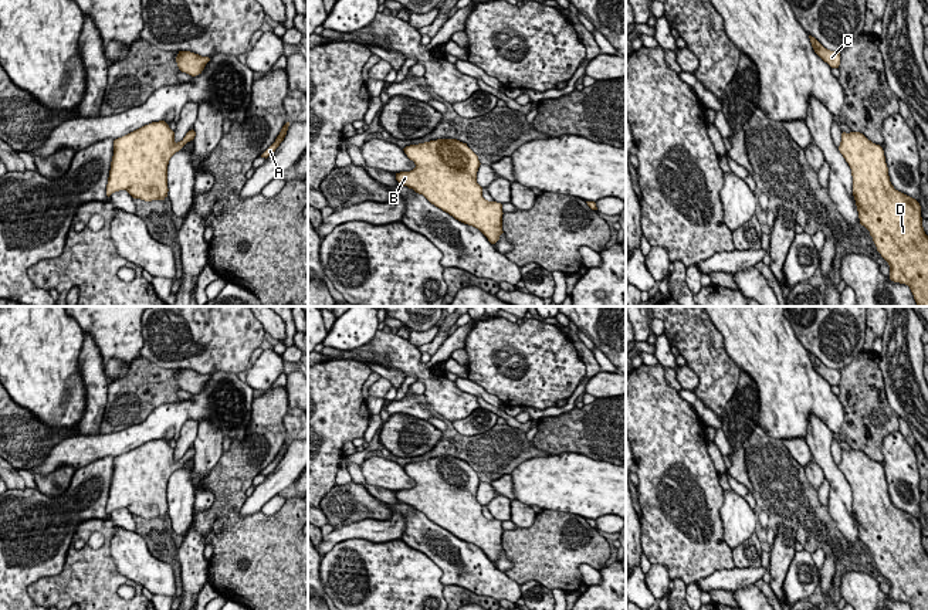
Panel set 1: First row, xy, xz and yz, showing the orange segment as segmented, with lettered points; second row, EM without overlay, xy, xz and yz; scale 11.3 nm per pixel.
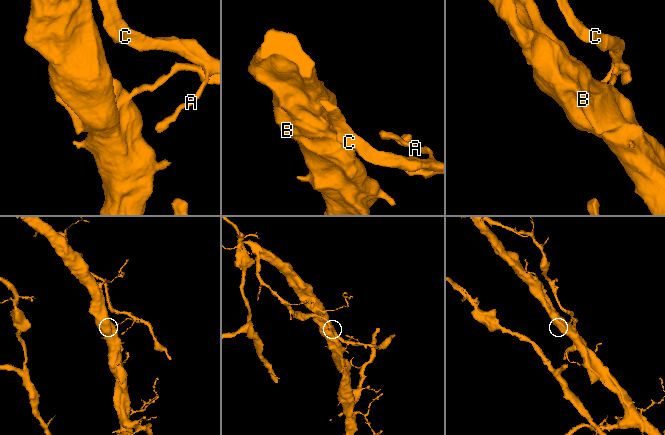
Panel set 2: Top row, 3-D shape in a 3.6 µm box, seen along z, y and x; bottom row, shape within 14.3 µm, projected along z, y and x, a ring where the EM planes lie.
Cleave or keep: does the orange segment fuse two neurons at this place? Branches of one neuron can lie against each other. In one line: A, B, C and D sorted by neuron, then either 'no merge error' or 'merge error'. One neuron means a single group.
A C / B D | merge error

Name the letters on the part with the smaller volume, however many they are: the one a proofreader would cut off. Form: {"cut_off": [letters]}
{"cut_off": ["A", "C"]}

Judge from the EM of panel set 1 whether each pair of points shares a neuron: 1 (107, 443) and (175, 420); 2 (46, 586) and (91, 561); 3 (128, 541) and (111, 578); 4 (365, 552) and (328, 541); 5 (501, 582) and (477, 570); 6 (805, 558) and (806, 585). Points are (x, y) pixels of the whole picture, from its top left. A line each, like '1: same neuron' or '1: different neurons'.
1: same neuron
2: same neuron
3: different neurons
4: different neurons
5: same neuron
6: same neuron

